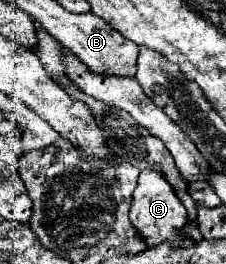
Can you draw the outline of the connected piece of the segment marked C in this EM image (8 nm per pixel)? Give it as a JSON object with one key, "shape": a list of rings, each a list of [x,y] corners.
{"shape":[[[145,169],[139,175],[139,185],[133,193],[133,205],[129,213],[131,225],[137,231],[139,239],[147,243],[147,247],[155,247],[159,243],[169,243],[173,247],[179,247],[181,237],[177,237],[185,223],[187,223],[187,211],[181,205],[179,197],[175,195],[173,187],[165,181],[165,177],[157,169]]]}

